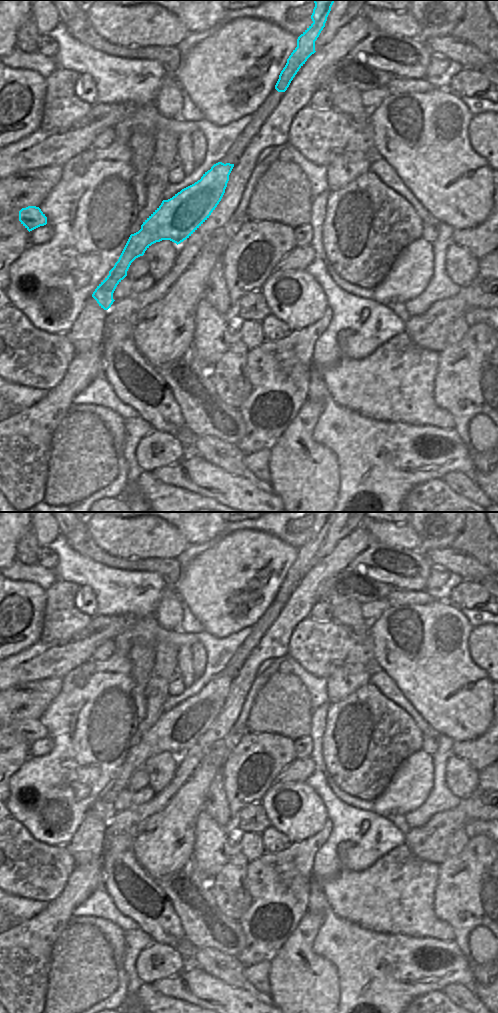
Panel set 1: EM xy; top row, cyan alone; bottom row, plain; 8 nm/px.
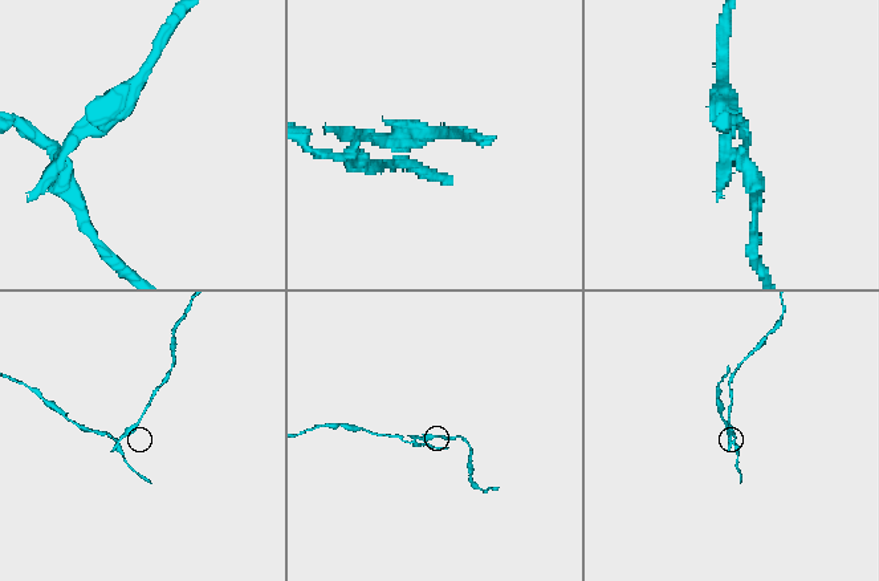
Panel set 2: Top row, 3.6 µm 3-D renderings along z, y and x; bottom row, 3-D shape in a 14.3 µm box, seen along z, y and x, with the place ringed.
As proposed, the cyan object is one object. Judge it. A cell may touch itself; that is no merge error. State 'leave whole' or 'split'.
split

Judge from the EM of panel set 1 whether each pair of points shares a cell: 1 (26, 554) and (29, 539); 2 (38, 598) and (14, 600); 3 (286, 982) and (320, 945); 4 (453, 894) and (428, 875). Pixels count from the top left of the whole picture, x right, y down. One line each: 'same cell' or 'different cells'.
1: same cell
2: same cell
3: different cells
4: different cells

